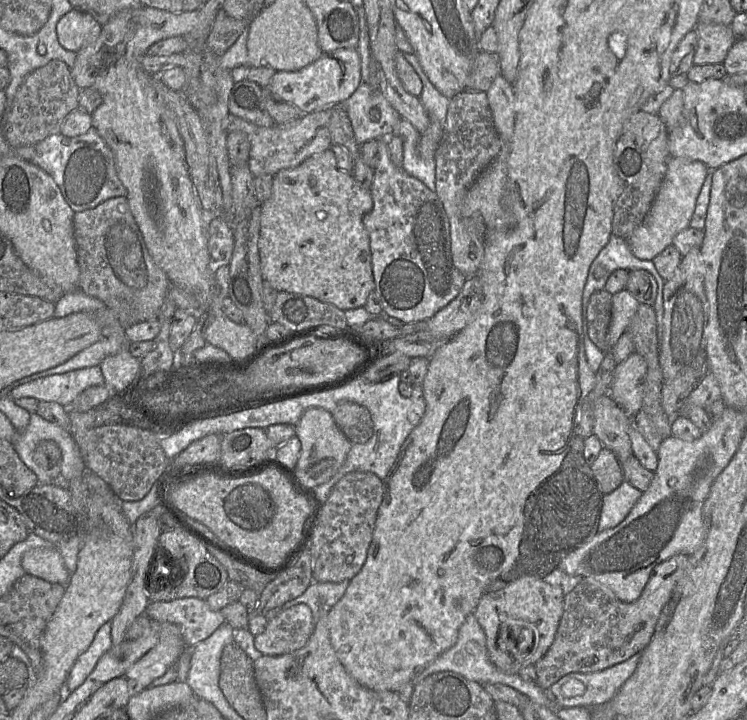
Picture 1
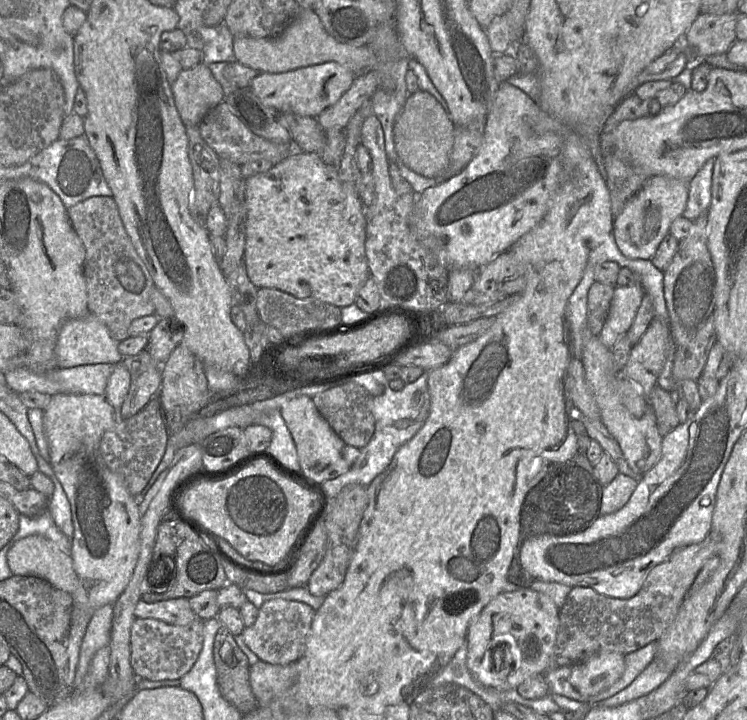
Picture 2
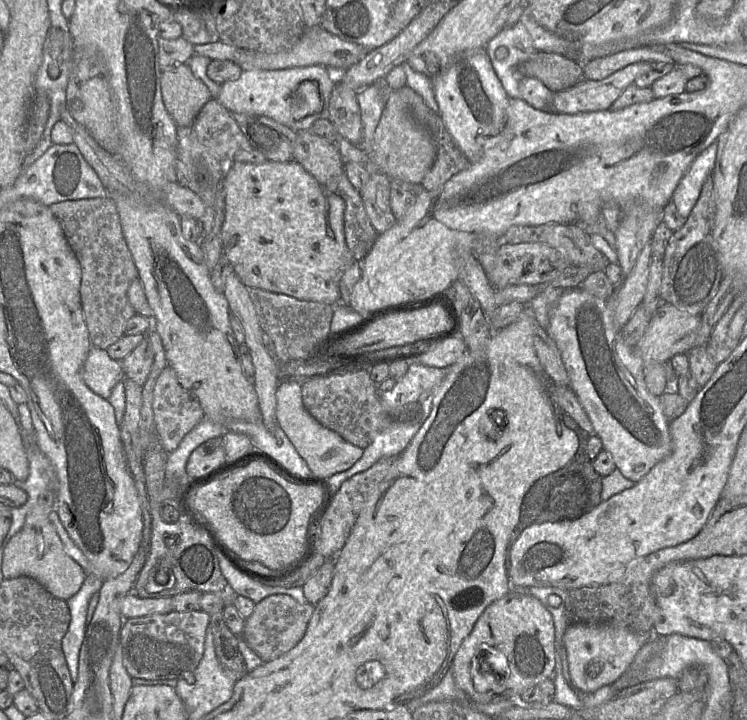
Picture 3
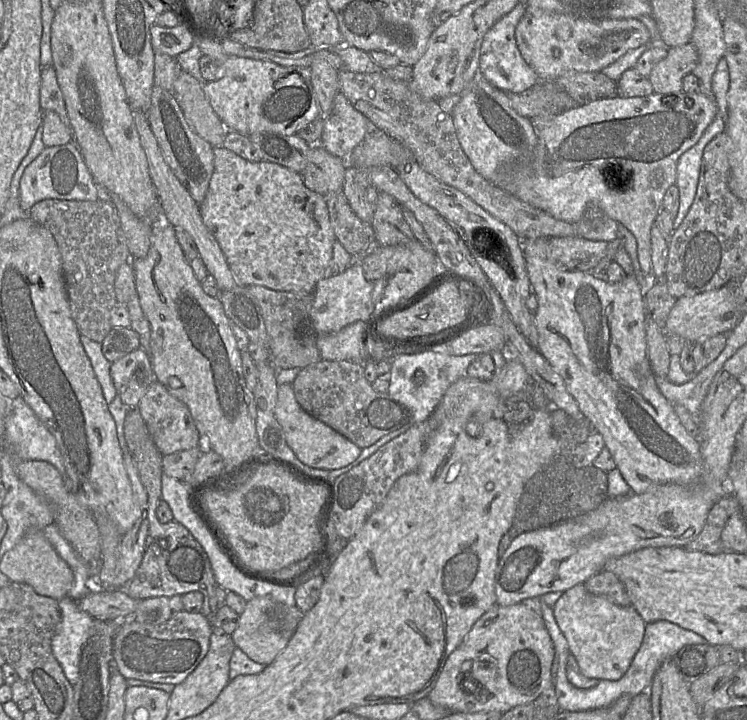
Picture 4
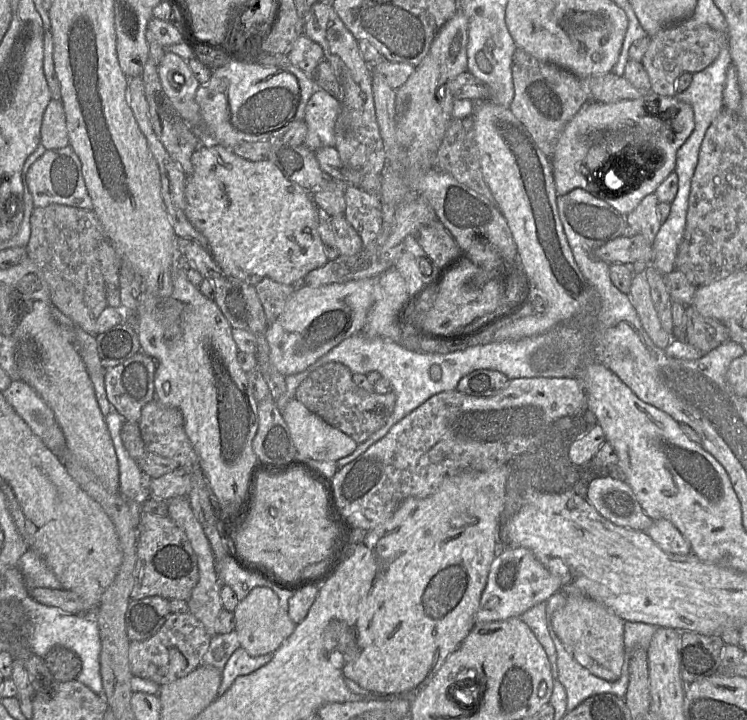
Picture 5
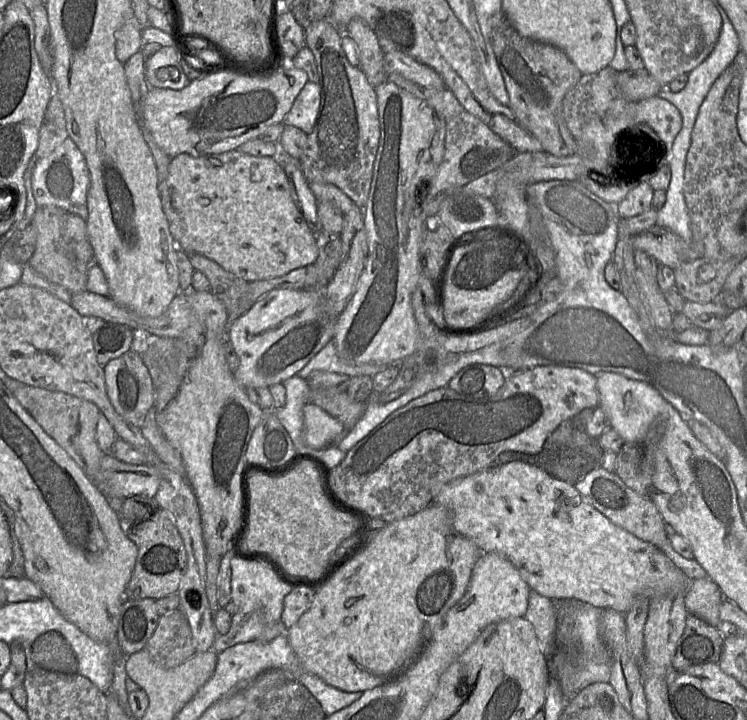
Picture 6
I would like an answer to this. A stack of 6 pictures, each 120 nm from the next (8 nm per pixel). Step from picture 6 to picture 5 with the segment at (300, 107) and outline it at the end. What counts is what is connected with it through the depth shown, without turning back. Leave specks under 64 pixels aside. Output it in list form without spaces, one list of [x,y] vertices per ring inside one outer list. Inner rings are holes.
[[[316,88],[307,102],[303,121],[307,125],[304,145],[315,151],[334,147],[334,124],[340,105],[337,98],[321,88]]]

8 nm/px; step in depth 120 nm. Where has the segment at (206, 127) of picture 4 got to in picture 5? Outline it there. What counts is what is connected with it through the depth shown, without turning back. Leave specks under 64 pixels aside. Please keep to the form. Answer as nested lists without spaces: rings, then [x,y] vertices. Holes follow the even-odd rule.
[[[166,51],[157,65],[157,72],[163,91],[177,113],[189,126],[203,131],[199,105],[195,100],[200,83],[187,62],[177,54]]]

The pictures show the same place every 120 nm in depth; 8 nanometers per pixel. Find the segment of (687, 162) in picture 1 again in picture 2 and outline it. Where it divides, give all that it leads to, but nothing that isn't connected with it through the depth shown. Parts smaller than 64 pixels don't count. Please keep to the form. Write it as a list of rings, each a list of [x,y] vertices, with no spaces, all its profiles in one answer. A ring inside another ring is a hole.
[[[662,175],[650,177],[614,220],[613,234],[621,253],[630,259],[651,260],[671,223],[683,215],[687,200],[688,183]]]

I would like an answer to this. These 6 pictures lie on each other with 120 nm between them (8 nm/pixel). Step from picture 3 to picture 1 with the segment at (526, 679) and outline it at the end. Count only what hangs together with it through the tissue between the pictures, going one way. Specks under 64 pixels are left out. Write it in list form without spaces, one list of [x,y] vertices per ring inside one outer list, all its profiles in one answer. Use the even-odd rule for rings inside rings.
[[[530,574],[521,575],[516,580],[508,582],[501,590],[484,593],[474,614],[485,632],[488,654],[490,655],[495,645],[498,652],[511,662],[518,657],[521,657],[523,662],[518,671],[510,672],[502,668],[503,672],[518,674],[523,666],[534,665],[545,655],[554,641],[563,614],[564,596],[560,587],[550,585],[542,578]],[[502,631],[506,631],[506,636],[510,640],[510,645],[506,644],[506,649],[497,645]],[[509,631],[517,631],[516,637],[519,640],[515,640]]]

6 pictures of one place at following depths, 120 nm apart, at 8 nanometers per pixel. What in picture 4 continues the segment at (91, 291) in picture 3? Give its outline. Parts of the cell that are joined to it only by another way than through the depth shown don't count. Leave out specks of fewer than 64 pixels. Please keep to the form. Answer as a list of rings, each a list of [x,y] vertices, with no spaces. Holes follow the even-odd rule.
[[[45,199],[31,207],[28,217],[48,229],[57,243],[72,318],[80,334],[102,343],[113,328],[111,312],[118,304],[114,288],[117,271],[122,264],[131,262],[116,208],[103,199]]]

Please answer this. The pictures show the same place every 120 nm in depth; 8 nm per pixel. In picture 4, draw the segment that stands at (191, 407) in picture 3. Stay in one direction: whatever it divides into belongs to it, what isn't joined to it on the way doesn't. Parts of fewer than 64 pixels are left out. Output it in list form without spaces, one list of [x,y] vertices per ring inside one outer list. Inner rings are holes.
[[[155,380],[150,385],[137,408],[155,446],[163,456],[182,450],[201,447],[201,437],[188,407],[171,395],[159,381]]]

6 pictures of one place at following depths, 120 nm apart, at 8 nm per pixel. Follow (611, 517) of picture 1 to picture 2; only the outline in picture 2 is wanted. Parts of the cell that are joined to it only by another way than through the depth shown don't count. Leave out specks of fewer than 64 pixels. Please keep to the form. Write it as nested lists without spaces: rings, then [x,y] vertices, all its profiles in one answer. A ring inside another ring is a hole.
[[[618,473],[615,478],[603,487],[600,515],[614,513],[621,509],[630,499],[639,480]]]

